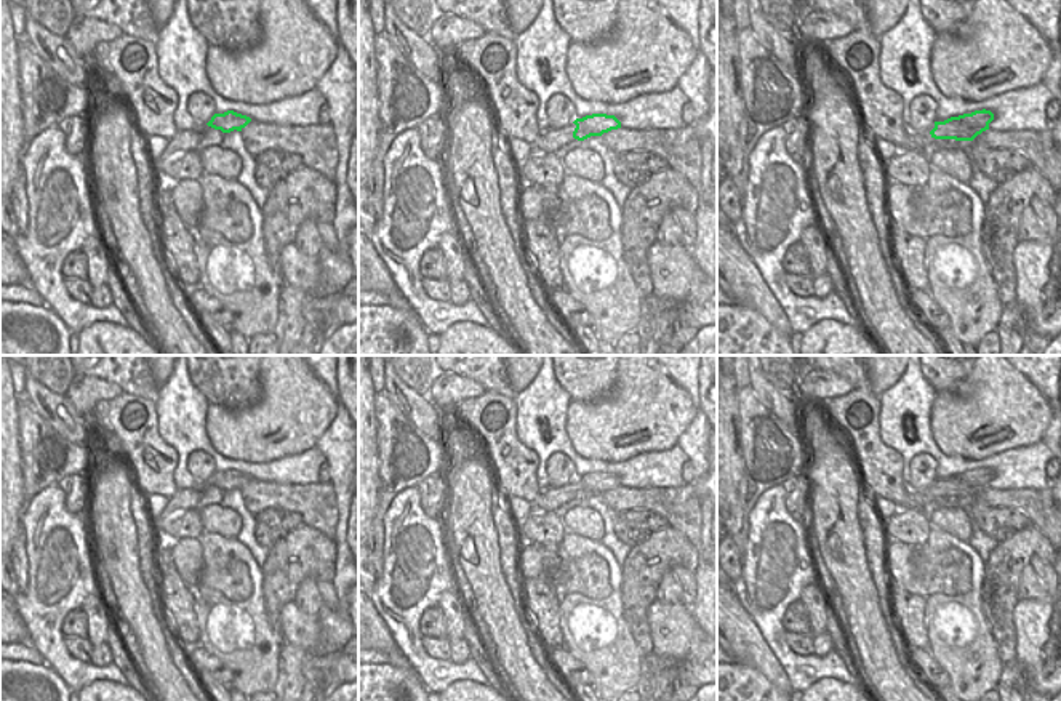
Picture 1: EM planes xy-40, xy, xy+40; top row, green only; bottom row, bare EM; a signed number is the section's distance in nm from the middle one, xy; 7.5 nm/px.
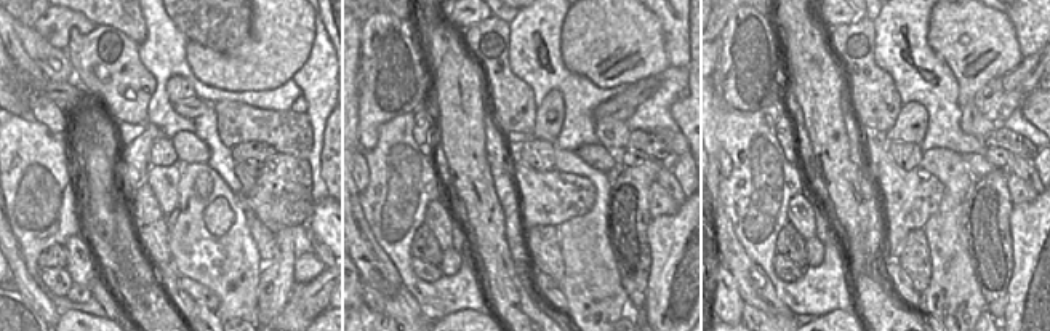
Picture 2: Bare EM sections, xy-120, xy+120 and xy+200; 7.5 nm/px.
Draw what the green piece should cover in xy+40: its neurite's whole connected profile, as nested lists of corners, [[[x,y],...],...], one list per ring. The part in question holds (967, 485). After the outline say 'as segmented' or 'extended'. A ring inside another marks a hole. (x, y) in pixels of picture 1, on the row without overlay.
[[[975,469],[944,480],[935,480],[930,493],[935,498],[973,499],[978,493],[989,488],[992,479],[994,472],[991,469]]]; as segmented

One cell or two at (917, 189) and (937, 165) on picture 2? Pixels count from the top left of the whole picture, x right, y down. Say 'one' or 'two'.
two

